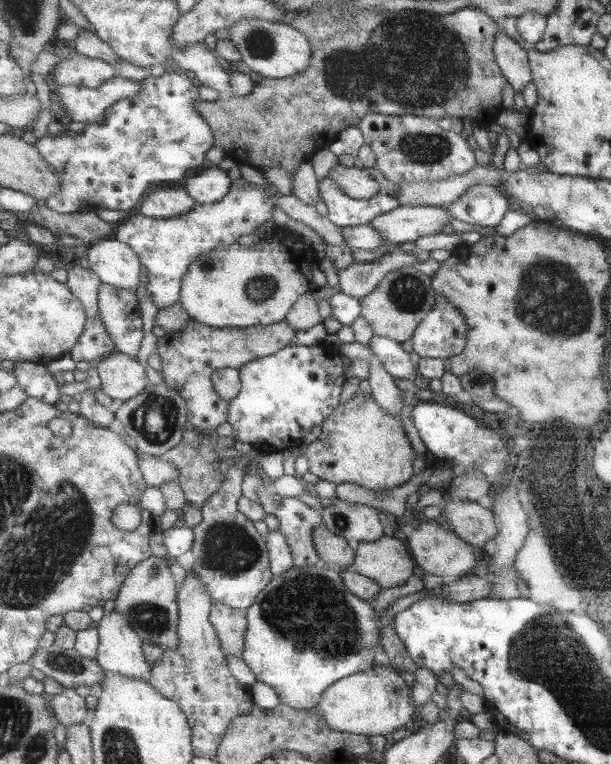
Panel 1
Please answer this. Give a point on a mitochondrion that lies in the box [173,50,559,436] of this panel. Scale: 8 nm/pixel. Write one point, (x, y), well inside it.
(350, 79)

